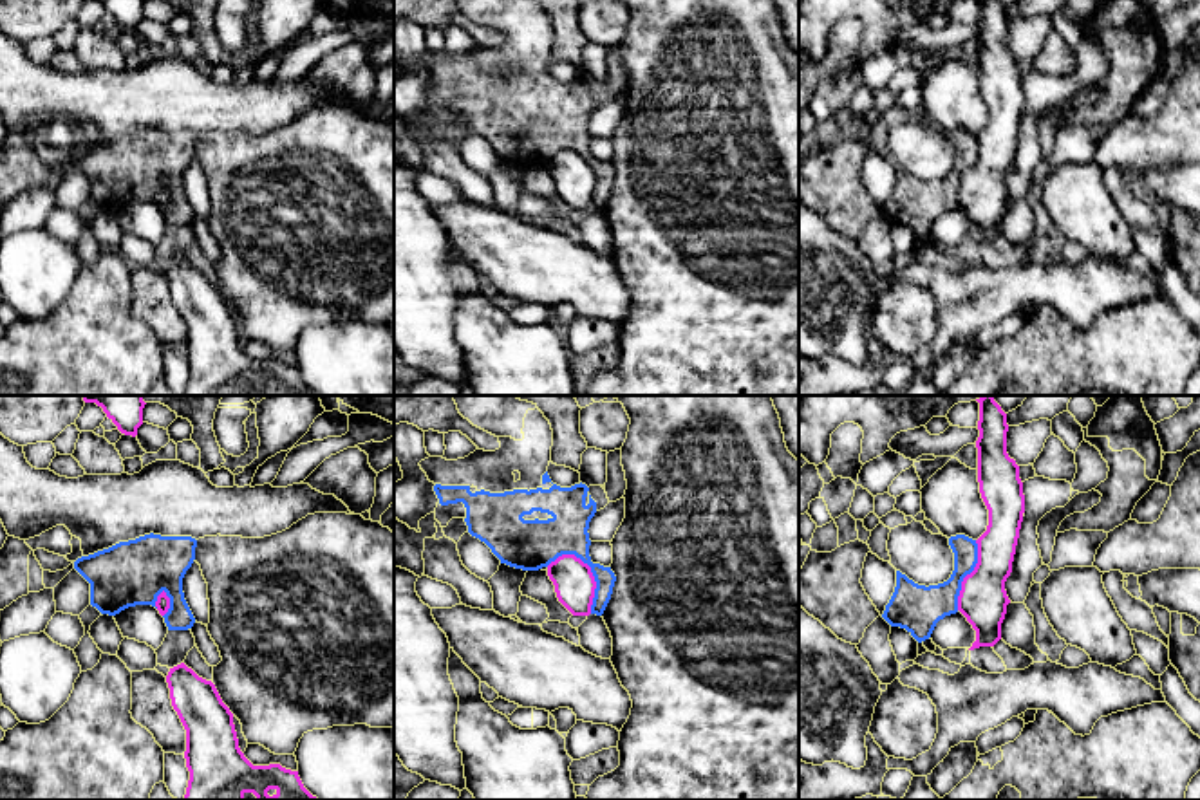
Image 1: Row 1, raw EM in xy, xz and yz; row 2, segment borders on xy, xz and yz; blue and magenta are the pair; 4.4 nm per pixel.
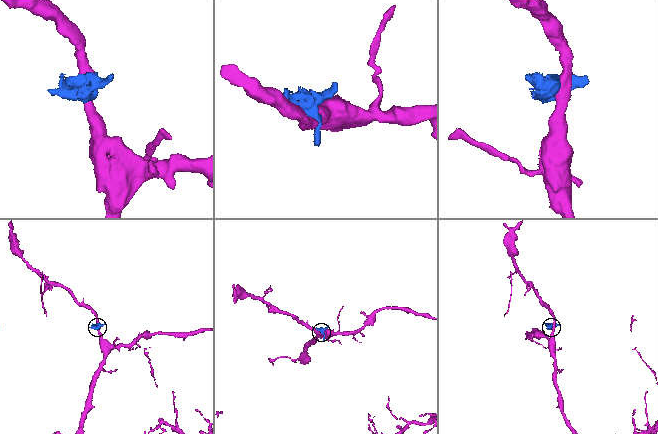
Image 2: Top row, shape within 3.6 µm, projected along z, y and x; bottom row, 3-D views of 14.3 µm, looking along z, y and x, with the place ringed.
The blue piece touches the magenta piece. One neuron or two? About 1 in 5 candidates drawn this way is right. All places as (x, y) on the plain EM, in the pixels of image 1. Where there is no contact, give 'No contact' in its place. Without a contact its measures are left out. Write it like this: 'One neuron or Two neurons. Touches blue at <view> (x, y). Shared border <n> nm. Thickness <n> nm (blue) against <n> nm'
Two neurons. Touches blue at xz (593, 170). Shared border 300 nm. Thickness 190 nm (blue) against 180 nm

